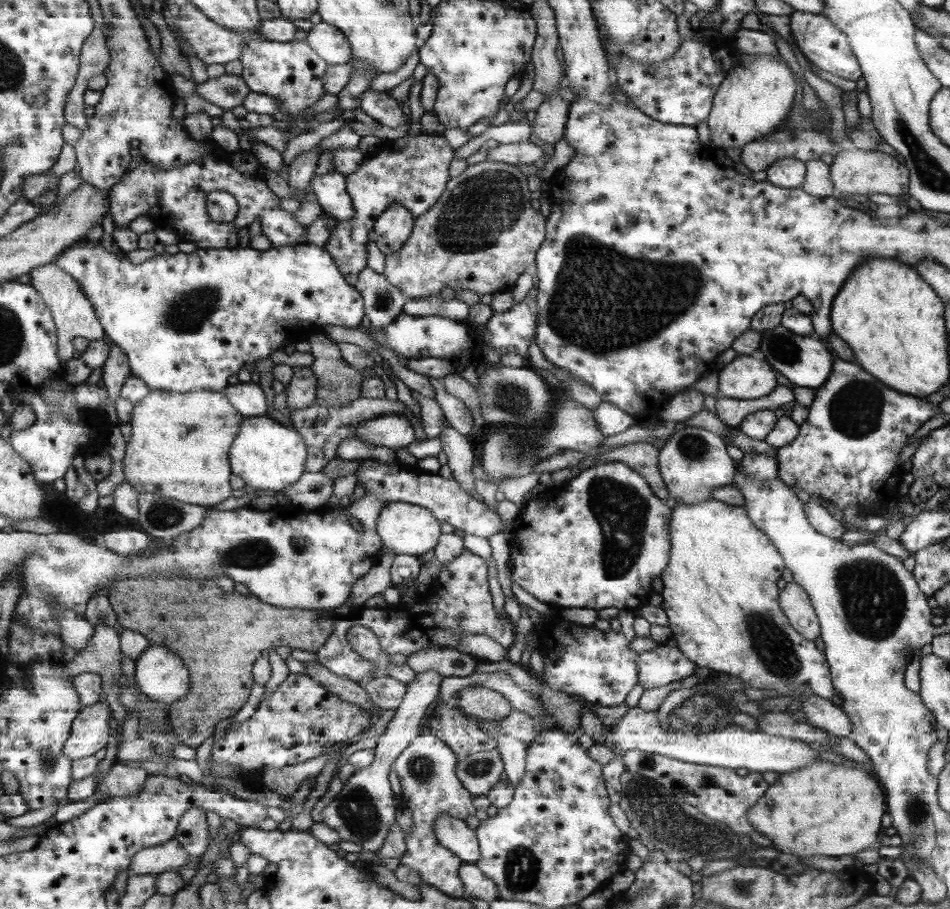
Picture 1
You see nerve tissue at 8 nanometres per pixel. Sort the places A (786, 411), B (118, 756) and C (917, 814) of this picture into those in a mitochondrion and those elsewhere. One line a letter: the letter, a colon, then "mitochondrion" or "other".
A: other
B: other
C: mitochondrion

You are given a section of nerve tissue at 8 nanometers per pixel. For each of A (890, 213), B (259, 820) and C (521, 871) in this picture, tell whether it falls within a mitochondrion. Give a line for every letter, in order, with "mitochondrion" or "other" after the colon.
A: other
B: other
C: mitochondrion

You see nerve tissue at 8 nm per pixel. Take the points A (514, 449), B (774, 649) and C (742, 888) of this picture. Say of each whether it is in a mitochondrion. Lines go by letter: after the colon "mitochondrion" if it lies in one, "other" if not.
A: mitochondrion
B: mitochondrion
C: mitochondrion

